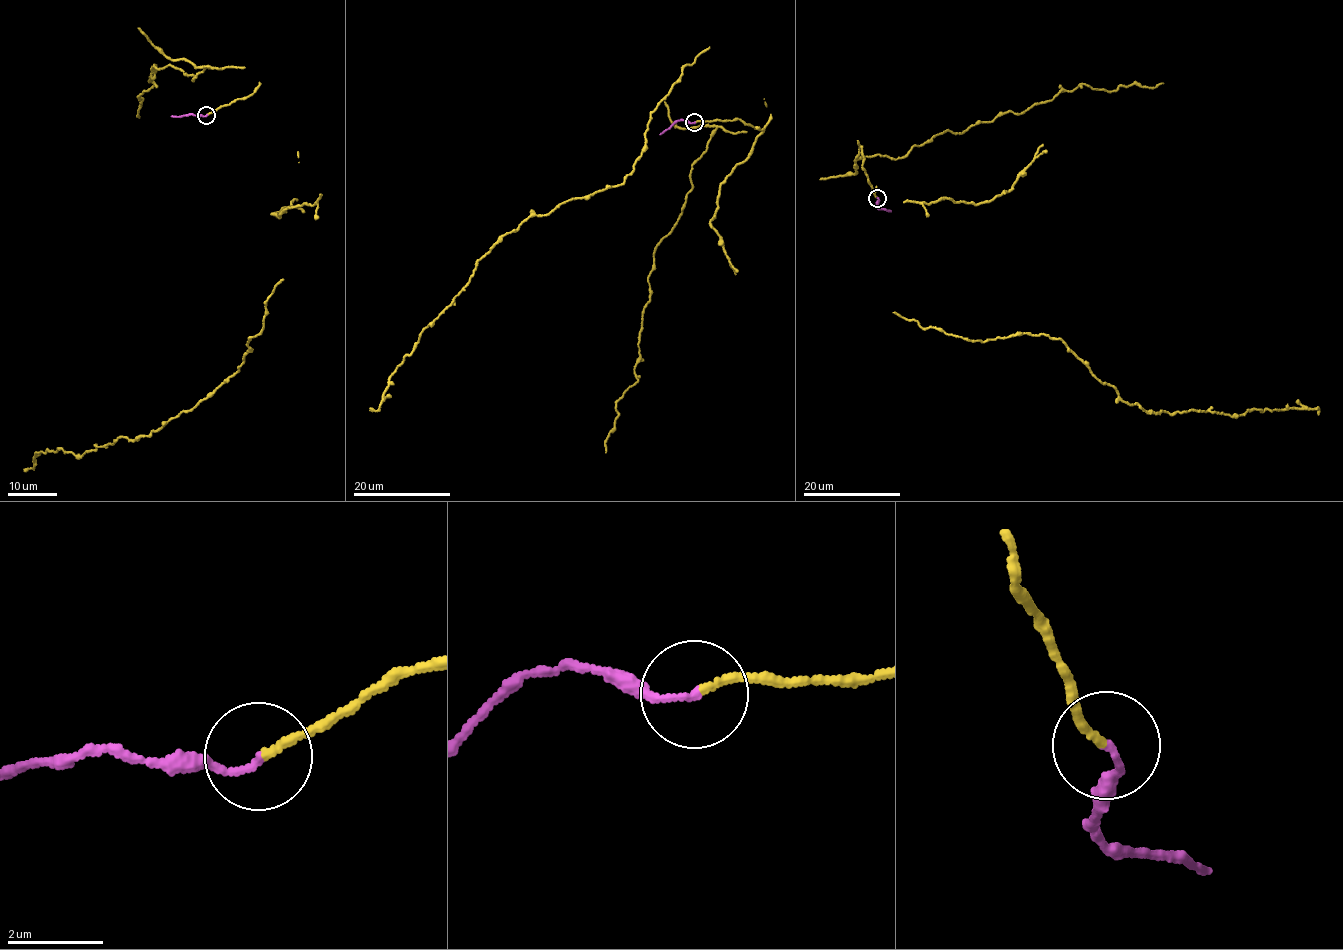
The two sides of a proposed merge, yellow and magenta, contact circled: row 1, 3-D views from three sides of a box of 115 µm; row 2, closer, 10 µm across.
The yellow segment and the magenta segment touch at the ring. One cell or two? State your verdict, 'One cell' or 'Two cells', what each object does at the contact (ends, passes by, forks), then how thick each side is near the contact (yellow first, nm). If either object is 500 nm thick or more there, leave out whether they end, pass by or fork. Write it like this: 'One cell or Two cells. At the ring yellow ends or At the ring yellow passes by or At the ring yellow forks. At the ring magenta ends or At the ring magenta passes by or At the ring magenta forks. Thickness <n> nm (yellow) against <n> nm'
One cell. At the ring yellow ends. At the ring magenta ends. Thickness 170 nm (yellow) against 140 nm

